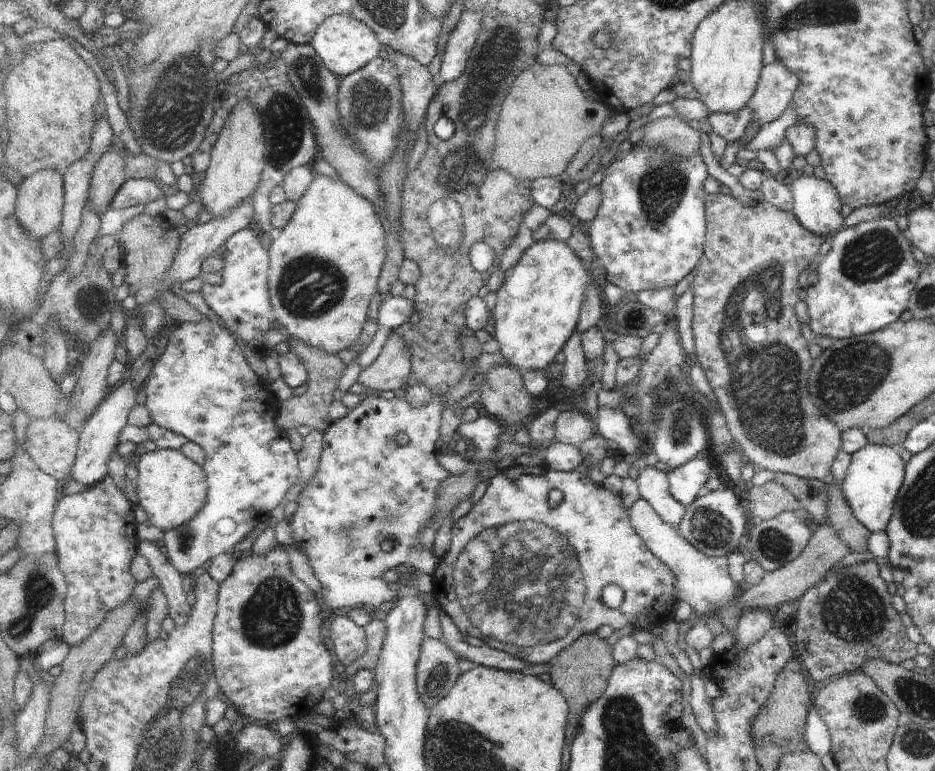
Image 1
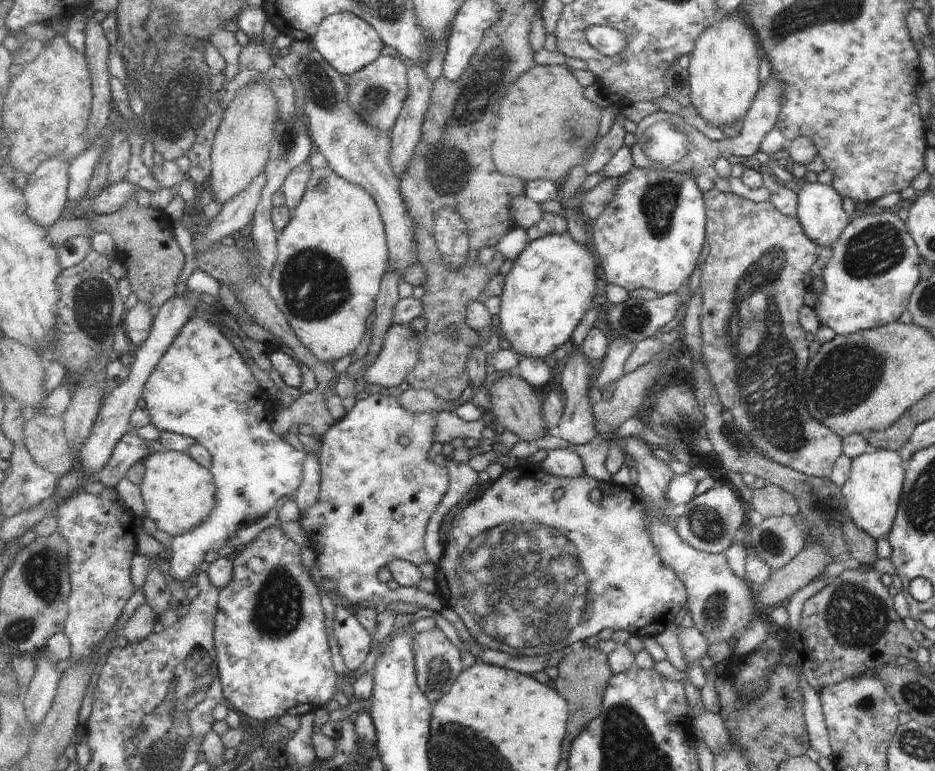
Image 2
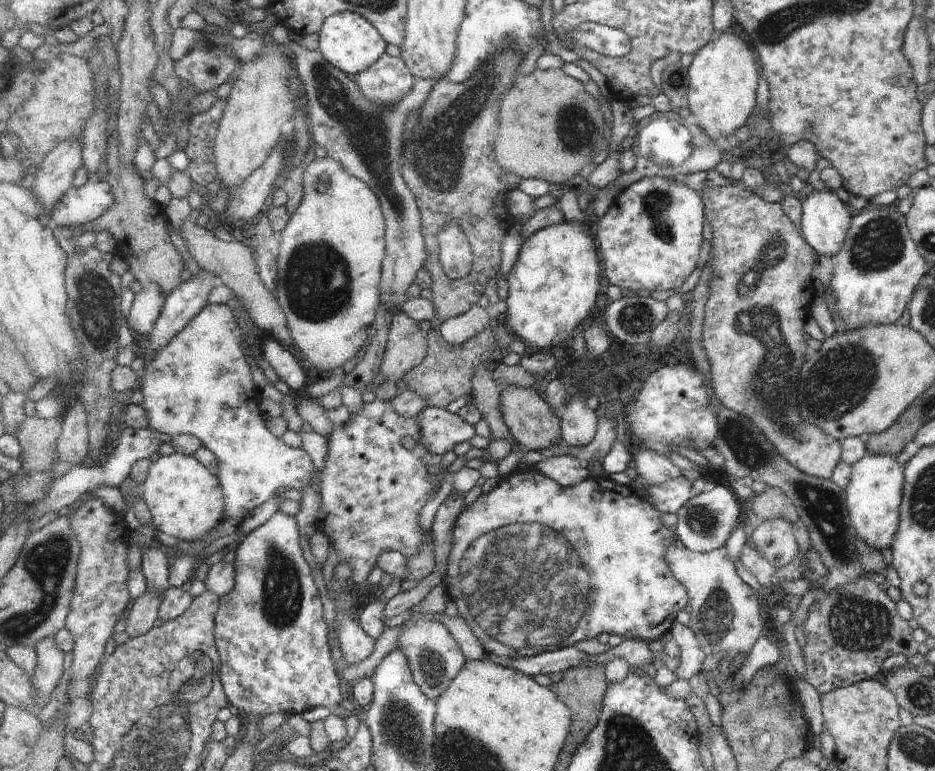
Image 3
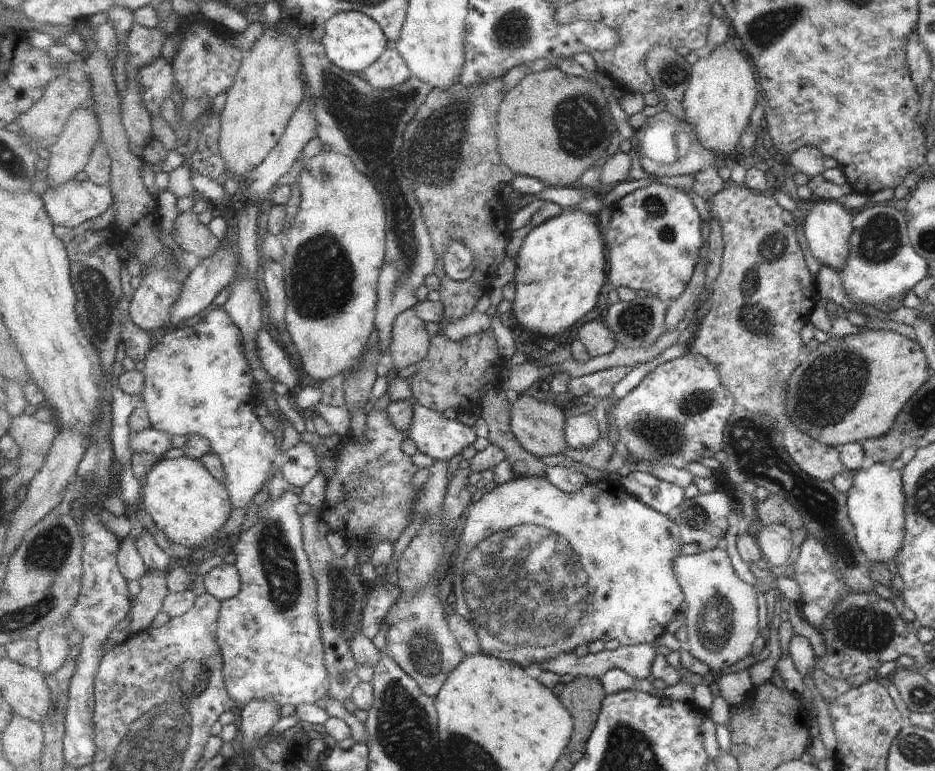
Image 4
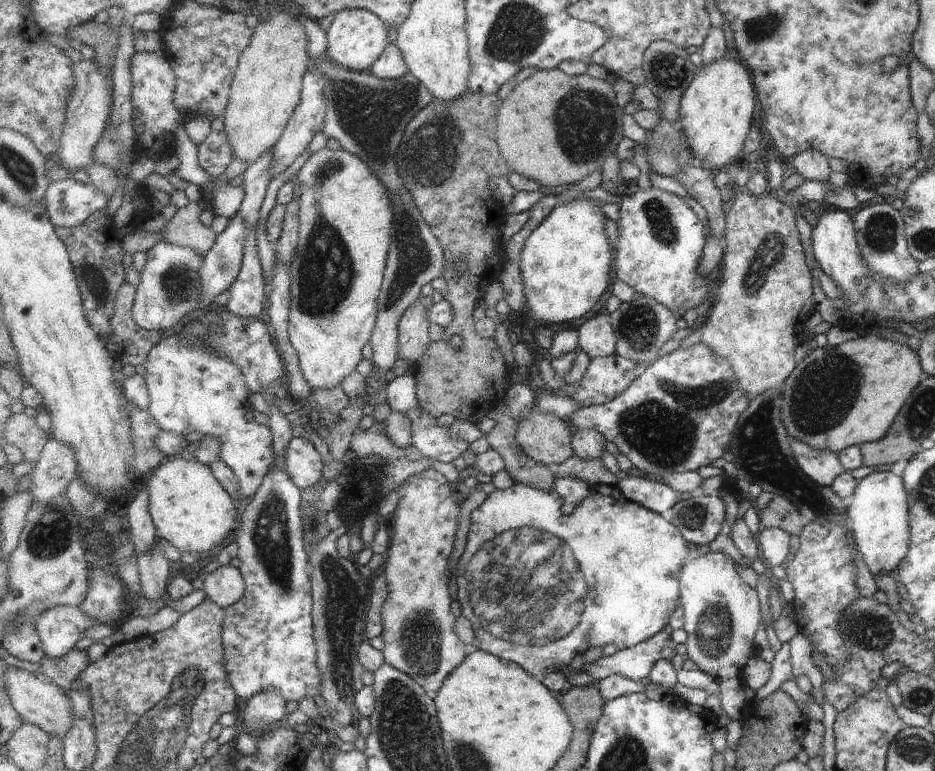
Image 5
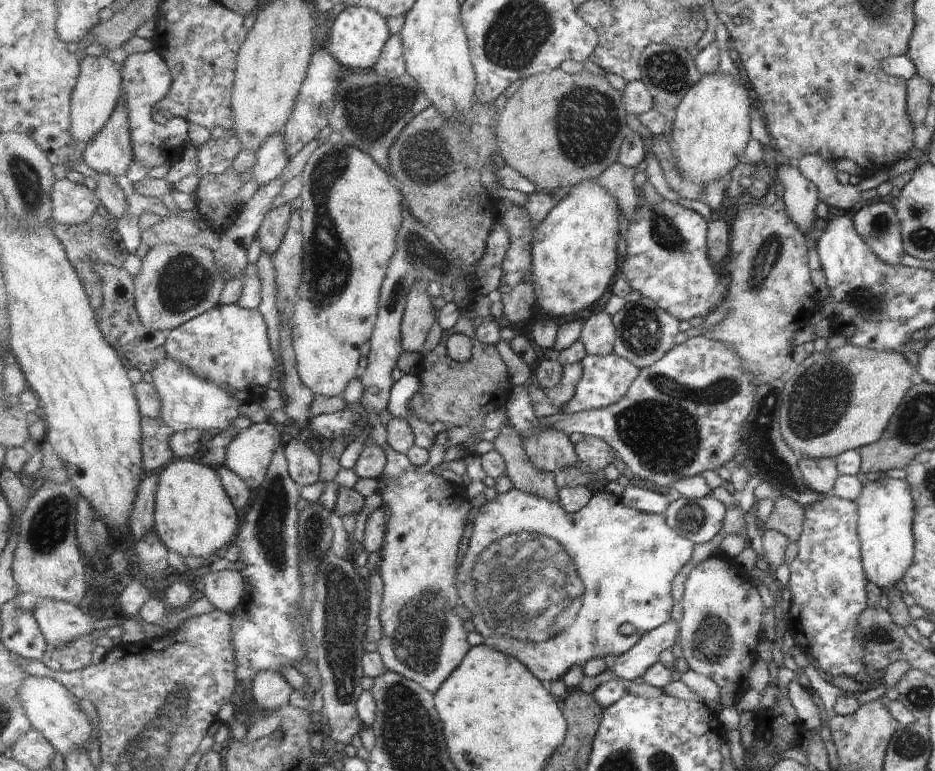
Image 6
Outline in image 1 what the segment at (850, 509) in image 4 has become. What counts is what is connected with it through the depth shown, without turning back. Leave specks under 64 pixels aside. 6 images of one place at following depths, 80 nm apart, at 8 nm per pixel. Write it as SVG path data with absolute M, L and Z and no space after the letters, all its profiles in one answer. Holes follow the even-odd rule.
M868 442L857 452L850 454L850 461L840 489L855 520L858 520L870 533L884 532L903 478L903 471L904 462L896 448L887 445Z

